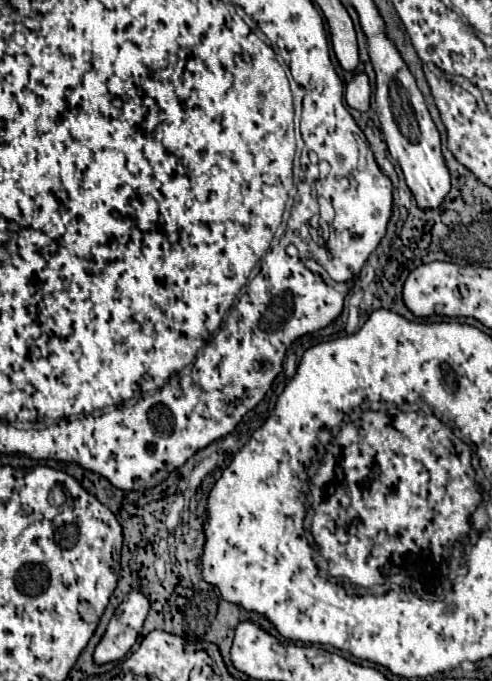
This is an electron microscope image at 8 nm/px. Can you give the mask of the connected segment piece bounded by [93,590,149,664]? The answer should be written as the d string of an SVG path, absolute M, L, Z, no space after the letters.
M139 590L131 592L115 610L101 642L93 652L93 662L107 664L121 660L137 642L147 612L149 612L149 600Z

